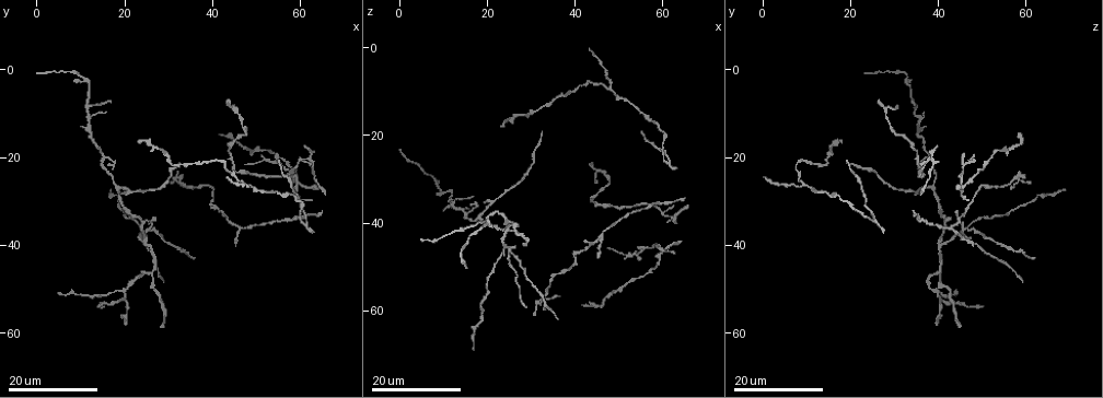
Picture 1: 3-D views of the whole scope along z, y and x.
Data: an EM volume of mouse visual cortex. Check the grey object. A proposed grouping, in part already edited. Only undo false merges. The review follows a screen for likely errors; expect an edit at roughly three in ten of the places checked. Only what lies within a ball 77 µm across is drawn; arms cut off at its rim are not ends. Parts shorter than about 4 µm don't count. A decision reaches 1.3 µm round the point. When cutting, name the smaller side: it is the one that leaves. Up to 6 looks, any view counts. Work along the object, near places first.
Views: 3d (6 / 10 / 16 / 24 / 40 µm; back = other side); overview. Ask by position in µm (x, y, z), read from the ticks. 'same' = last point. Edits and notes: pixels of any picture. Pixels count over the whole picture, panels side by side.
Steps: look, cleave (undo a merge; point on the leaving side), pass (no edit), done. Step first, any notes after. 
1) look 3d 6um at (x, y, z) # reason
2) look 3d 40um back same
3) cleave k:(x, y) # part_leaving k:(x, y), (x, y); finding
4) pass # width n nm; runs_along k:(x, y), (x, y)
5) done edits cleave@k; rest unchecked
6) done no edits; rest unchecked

look 3d 24um at (48.0, 26.5, 9.5) # a fork

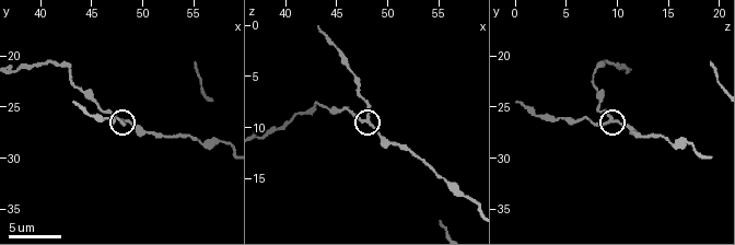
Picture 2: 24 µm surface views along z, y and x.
look 3d 10um at (48.2, 26.2, 9.2) # closer look

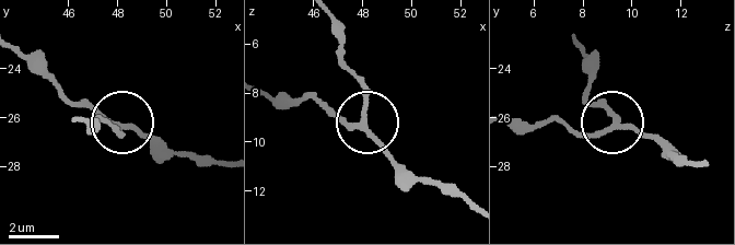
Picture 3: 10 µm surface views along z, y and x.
pass # width 200 nm; runs_along 3:(265, 94), (322, 98), (359, 124), (365, 88), (354, 71); continuous, no second neuron

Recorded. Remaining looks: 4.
look 3d 16um at (24.5, 40.0, 41.0) # three arms meet

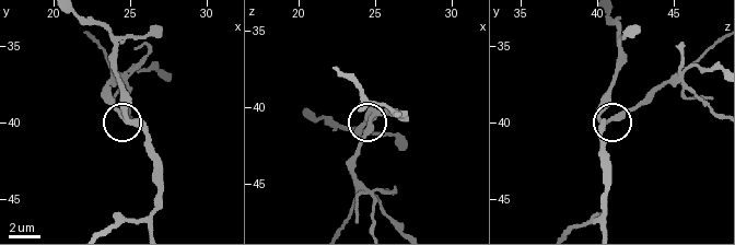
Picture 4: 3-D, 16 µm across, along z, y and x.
look 3d 10um at (24.8, 39.6, 41.2)

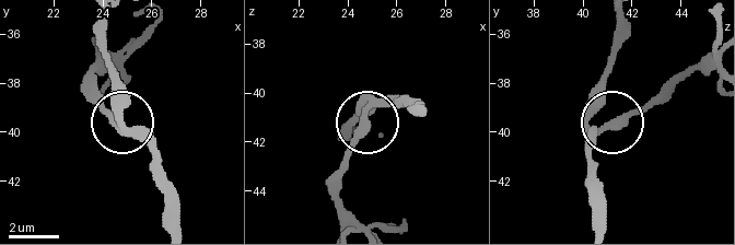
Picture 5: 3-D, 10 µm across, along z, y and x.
pass # arms 3; continuous, no second neuron

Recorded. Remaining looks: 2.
look 3d 16um at (26.0, 46.0, 40.0)

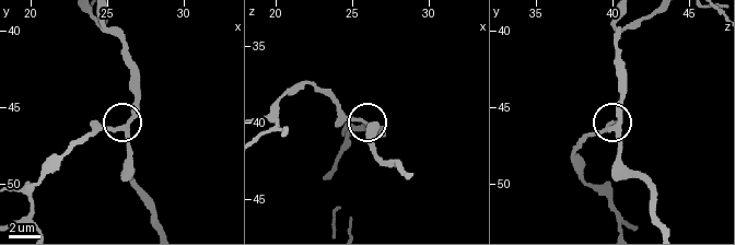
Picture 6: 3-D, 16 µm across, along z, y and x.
look 3d 6um at (25.8, 46.4, 40.0)

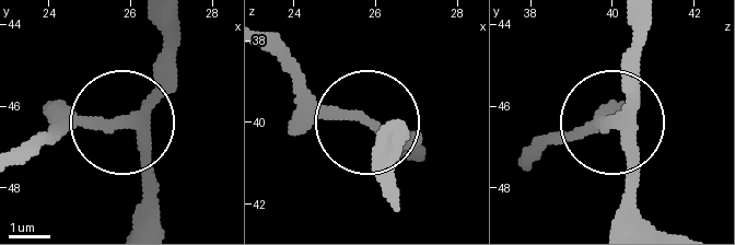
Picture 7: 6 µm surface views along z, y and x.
pass # width 270 nm; runs_along 7:(155, 20), (166, 72), (131, 125), (146, 219); all the same neuron

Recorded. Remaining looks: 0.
done no edits; rest unchecked

